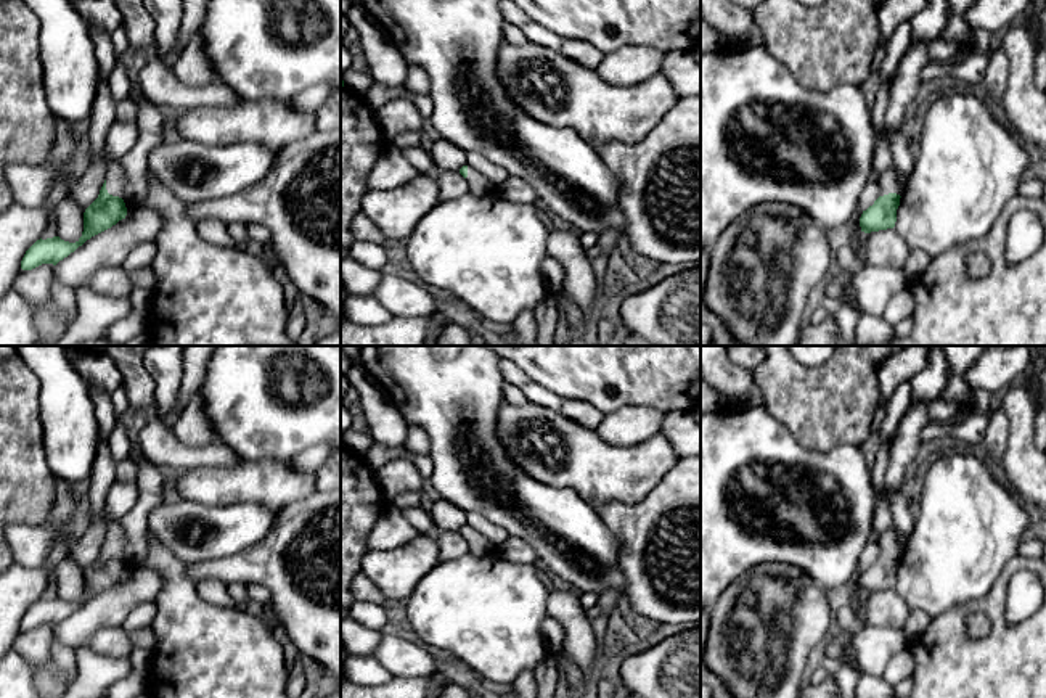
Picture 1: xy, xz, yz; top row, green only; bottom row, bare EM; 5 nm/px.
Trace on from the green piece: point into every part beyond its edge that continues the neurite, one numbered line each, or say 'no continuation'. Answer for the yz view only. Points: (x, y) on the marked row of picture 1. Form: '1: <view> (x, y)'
1: yz (890, 182)

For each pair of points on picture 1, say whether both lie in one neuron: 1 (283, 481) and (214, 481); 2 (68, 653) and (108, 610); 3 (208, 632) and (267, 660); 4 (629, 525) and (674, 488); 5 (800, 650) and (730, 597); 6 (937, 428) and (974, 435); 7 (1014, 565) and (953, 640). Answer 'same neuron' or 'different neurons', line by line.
1: same neuron
2: different neurons
3: same neuron
4: same neuron
5: same neuron
6: same neuron
7: same neuron

